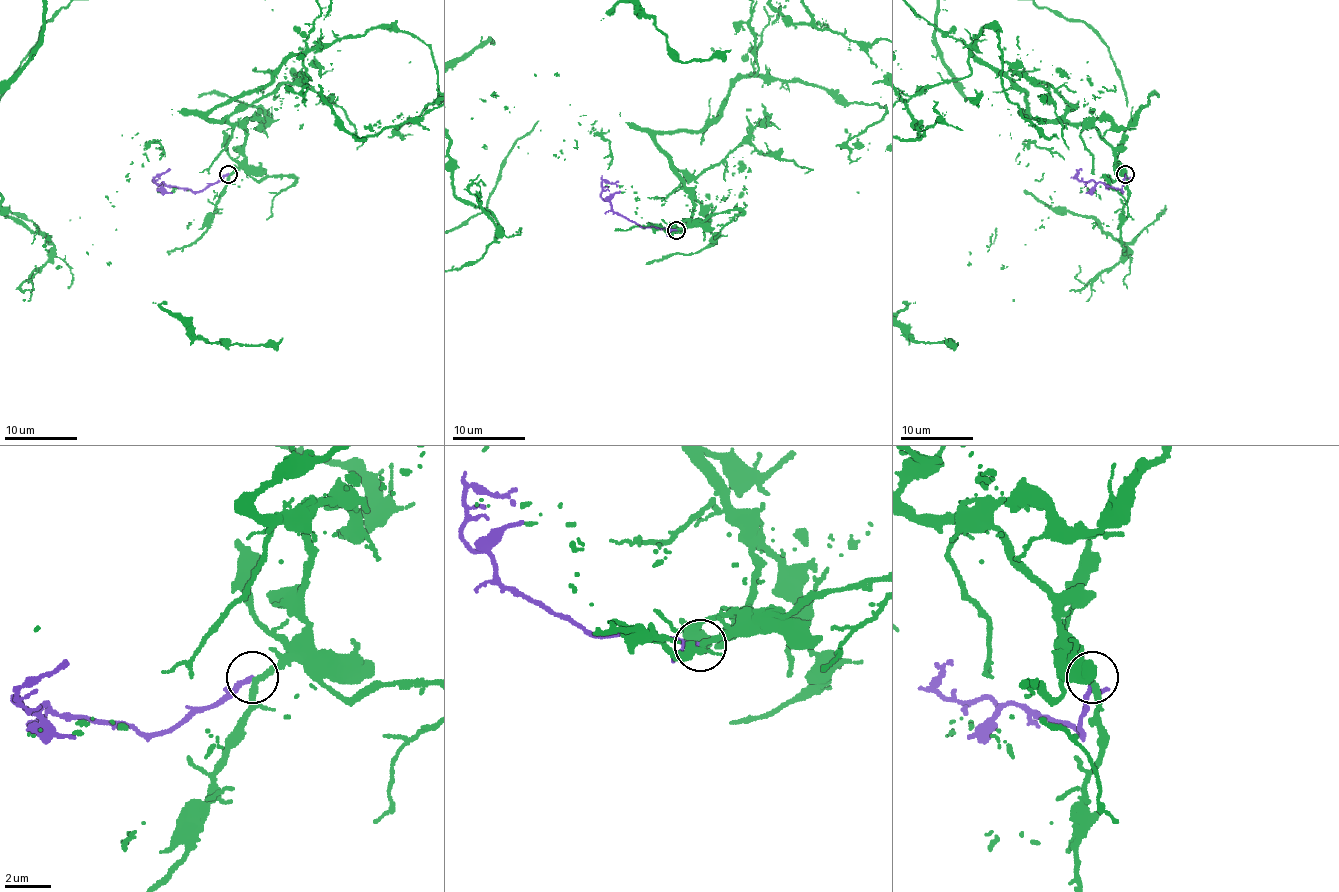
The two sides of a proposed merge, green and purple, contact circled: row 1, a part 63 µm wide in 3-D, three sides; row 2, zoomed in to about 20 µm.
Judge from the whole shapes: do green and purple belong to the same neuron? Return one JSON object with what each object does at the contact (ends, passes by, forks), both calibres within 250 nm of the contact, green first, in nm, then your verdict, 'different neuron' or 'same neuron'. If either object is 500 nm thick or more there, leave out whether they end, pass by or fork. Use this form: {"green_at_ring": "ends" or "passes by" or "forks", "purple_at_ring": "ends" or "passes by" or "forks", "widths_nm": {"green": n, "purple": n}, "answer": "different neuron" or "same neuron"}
{"green_at_ring": "forks", "purple_at_ring": "passes by", "widths_nm": {"green": 200, "purple": 170}, "answer": "different neuron"}

